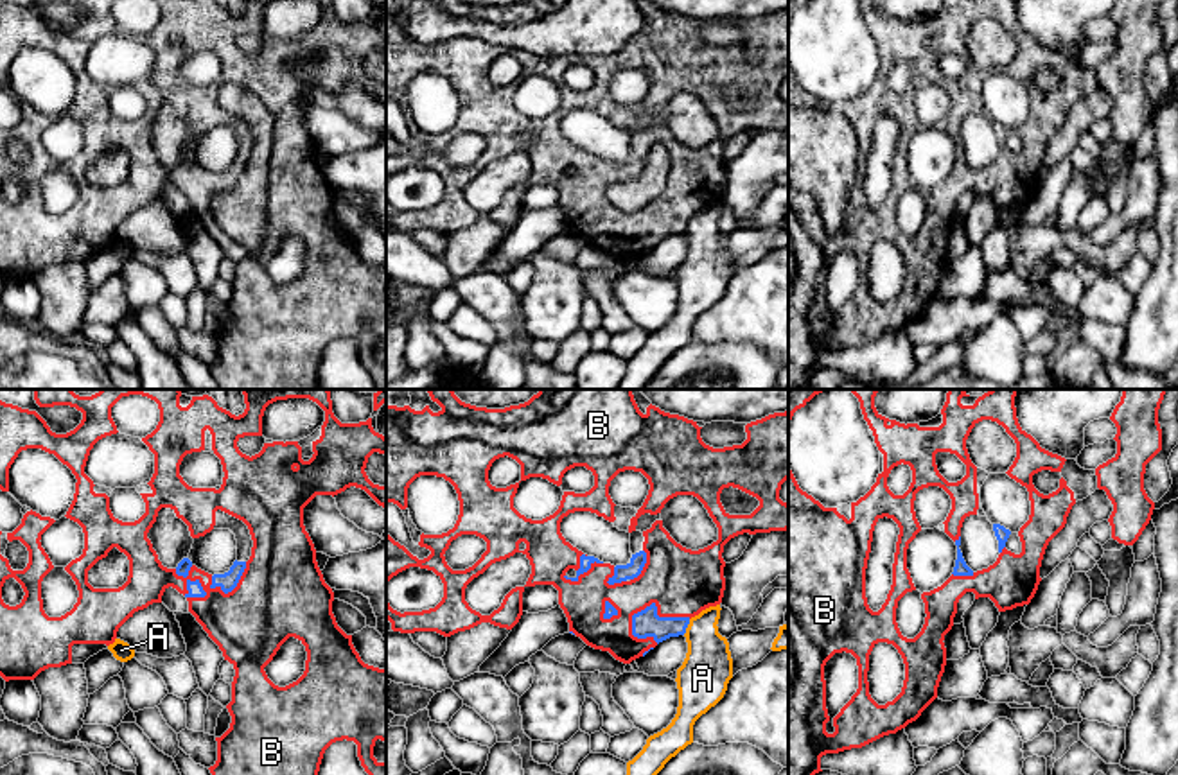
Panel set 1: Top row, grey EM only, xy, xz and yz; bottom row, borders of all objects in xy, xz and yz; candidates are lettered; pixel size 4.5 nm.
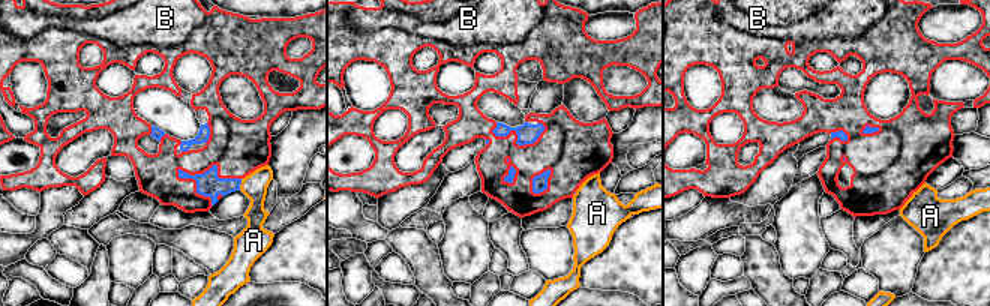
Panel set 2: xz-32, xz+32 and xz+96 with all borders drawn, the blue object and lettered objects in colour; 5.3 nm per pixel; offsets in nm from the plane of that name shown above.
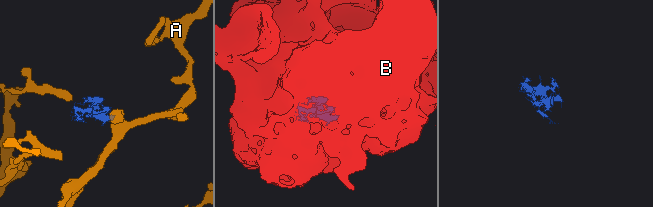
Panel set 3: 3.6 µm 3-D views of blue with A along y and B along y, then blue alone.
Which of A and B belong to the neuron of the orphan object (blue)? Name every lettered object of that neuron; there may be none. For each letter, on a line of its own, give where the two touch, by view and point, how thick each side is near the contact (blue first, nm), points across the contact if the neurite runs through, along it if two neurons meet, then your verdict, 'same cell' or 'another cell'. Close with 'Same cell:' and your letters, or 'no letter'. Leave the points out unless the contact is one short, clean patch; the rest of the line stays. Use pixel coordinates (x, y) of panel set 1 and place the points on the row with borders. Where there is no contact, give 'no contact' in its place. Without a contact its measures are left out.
A: meets blue in xz at (686, 626); 120 nm thick on the blue side, 220 nm on the other; border along xz (690, 619), (683, 634); another cell
B: meets blue in xz at (654, 605); 120 nm thick on the blue side, 300 nm on the other; same cell
Same cell: B

